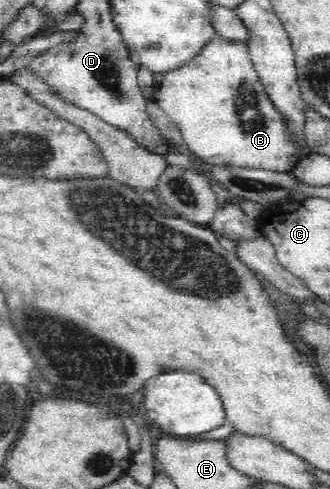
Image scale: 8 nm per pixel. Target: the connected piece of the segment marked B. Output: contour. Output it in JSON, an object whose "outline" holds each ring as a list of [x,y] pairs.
{"outline":[[[222,36],[213,37],[198,57],[194,57],[180,69],[154,73],[154,100],[180,128],[183,143],[201,163],[223,168],[254,168],[273,172],[292,172],[295,165],[311,153],[306,139],[297,143],[289,129],[287,117],[276,109],[269,98],[255,65],[250,58],[248,46],[242,42],[231,42]]]}

